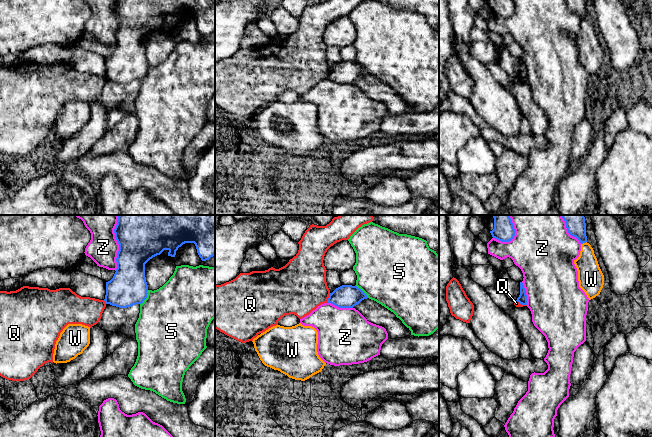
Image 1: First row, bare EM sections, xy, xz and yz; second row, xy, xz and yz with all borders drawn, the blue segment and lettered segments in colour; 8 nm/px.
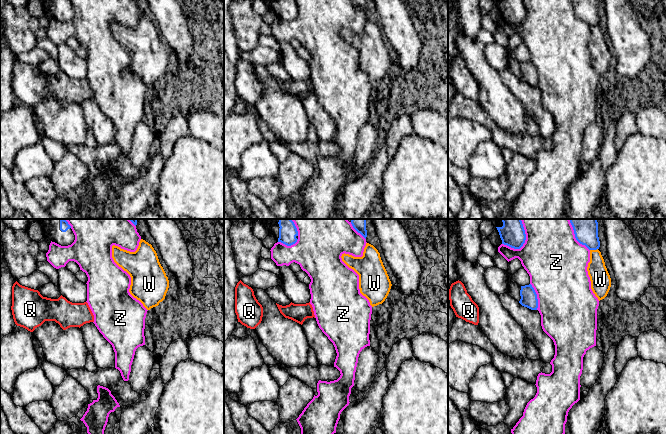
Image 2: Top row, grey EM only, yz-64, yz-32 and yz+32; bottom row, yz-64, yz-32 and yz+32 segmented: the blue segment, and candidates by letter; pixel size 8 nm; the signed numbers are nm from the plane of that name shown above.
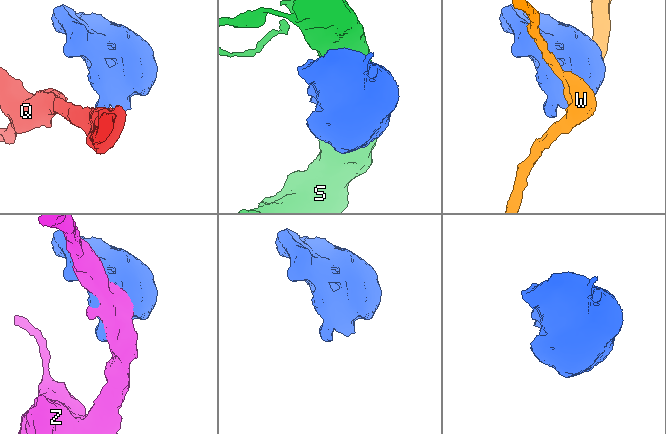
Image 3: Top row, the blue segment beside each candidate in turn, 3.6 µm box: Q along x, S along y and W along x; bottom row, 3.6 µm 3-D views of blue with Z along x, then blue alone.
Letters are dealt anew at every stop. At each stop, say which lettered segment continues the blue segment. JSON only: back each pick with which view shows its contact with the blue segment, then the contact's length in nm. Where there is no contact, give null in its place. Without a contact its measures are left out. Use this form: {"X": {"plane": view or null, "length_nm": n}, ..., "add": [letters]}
{"add": []}

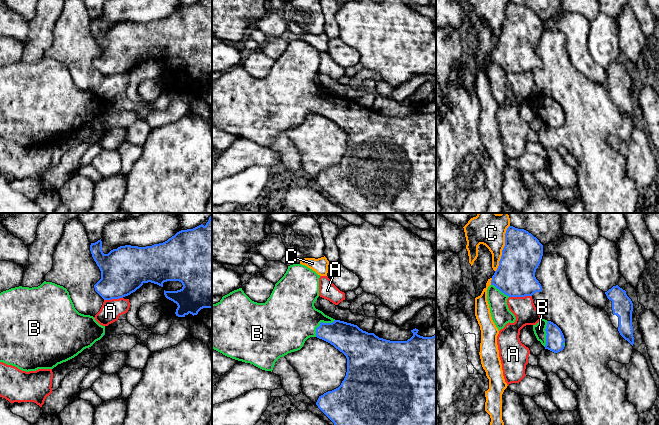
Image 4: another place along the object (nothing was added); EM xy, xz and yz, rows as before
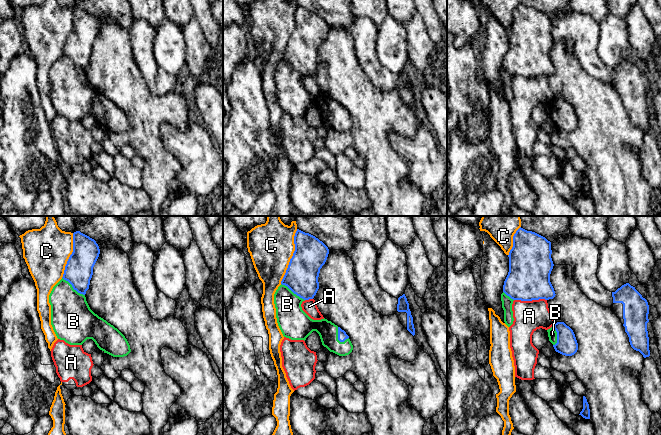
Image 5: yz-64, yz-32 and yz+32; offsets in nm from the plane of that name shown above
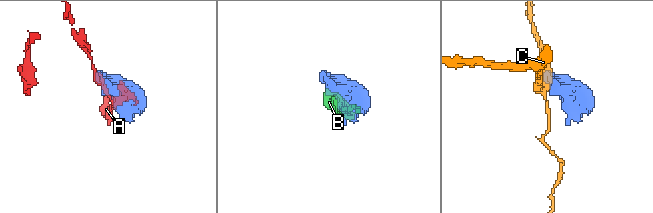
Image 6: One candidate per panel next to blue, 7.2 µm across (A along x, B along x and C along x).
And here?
{"B": {"plane": "xz", "length_nm": 220}, "add": ["B"]}

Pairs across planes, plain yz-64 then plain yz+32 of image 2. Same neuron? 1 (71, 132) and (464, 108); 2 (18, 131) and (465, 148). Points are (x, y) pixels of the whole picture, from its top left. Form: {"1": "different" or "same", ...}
{"1": "different", "2": "same"}

